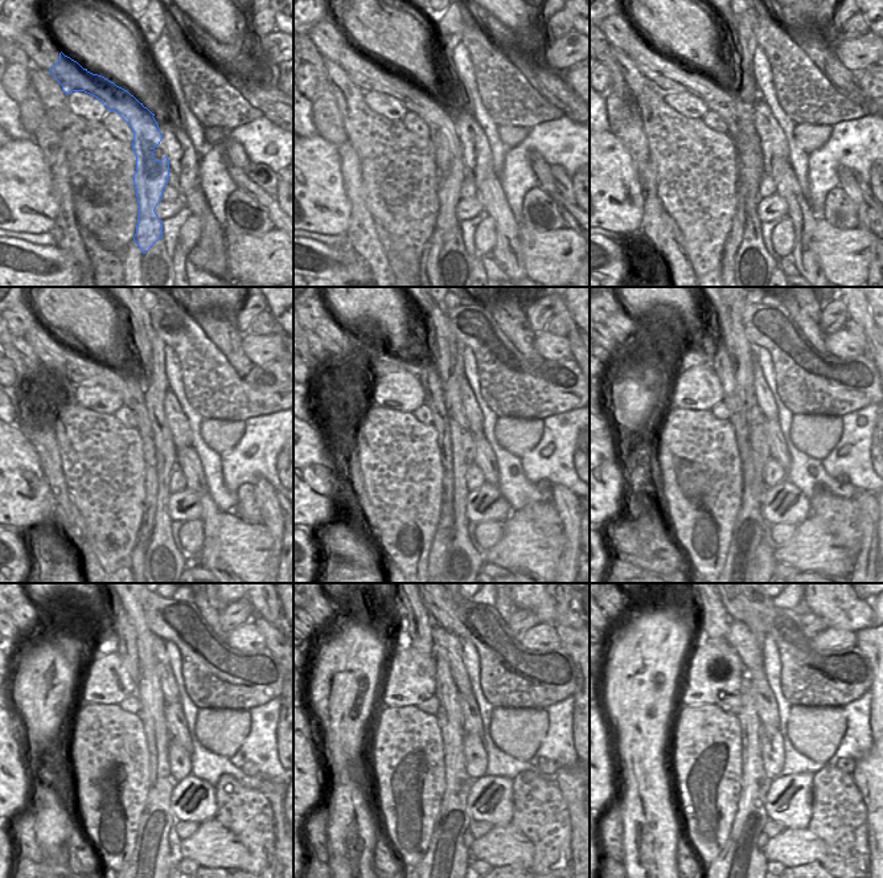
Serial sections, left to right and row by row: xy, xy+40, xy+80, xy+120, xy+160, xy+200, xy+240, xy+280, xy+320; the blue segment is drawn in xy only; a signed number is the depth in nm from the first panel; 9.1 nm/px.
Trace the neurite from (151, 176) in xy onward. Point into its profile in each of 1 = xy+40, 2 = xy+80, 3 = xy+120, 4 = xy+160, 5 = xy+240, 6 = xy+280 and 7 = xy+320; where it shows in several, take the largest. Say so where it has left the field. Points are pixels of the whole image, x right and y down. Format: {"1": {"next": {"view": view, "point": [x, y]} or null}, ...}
{"1": {"next": {"view": "xy+40", "point": [368, 74]}}, "2": {"next": {"view": "xy+80", "point": [668, 76]}}, "3": {"next": {"view": "xy+120", "point": [72, 369]}}, "4": {"next": {"view": "xy+160", "point": [336, 340]}}, "5": {"next": {"view": "xy+240", "point": [25, 614]}}, "6": {"next": {"view": "xy+280", "point": [320, 610]}}, "7": {"next": {"view": "xy+320", "point": [616, 610]}}}

